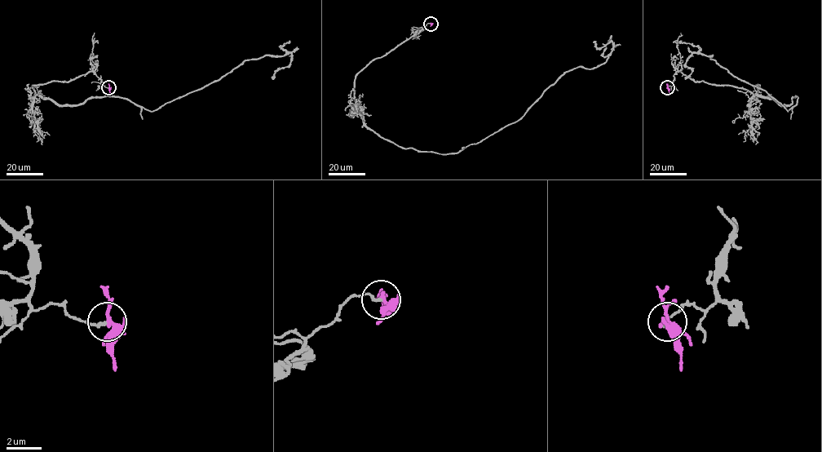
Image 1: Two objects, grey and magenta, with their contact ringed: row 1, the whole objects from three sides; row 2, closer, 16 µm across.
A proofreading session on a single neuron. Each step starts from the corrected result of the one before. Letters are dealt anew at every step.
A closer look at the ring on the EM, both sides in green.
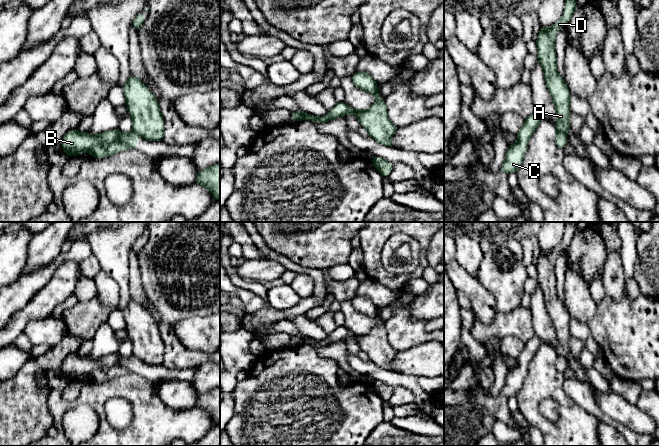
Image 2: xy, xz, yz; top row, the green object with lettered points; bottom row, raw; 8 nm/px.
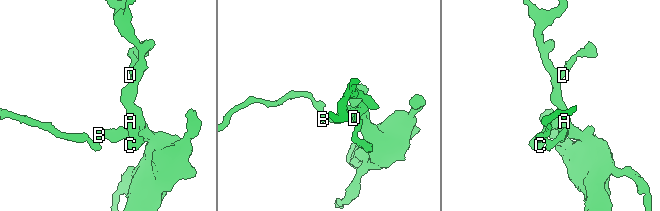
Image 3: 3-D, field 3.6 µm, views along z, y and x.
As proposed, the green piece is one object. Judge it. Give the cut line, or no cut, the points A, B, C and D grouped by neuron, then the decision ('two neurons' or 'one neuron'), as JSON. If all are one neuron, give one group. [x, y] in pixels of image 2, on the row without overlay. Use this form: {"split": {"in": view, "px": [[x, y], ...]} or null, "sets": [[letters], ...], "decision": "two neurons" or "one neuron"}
{"split": {"in": "yz", "px": [[556, 355], [561, 355], [565, 358]]}, "sets": [["A", "C", "D"], ["B"]], "decision": "two neurons"}

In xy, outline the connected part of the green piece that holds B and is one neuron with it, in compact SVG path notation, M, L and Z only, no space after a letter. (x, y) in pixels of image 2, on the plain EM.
M116 352L100 359L90 359L72 353L65 358L60 370L69 381L86 375L95 382L106 382L130 372L137 373L137 357L122 357Z

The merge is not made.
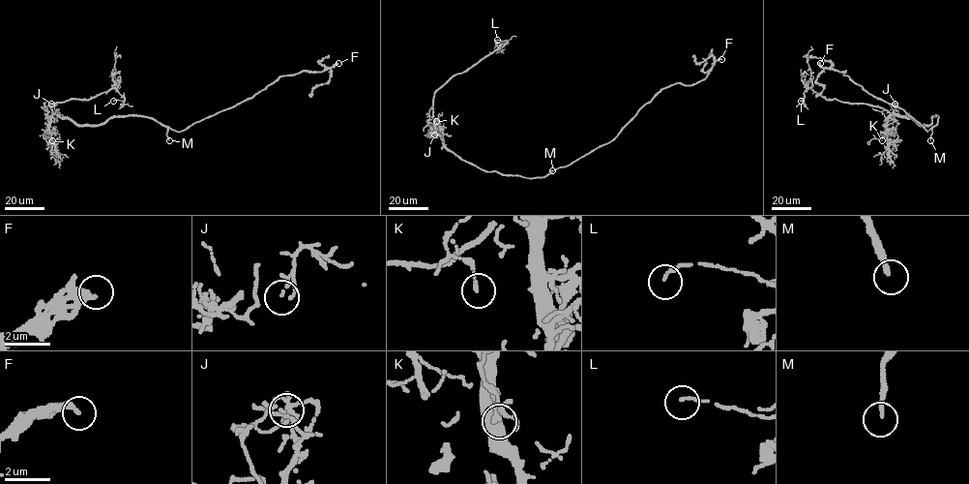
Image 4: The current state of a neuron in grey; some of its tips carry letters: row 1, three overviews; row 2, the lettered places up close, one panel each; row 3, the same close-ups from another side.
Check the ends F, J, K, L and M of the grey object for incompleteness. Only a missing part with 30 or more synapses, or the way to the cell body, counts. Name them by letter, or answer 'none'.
M

